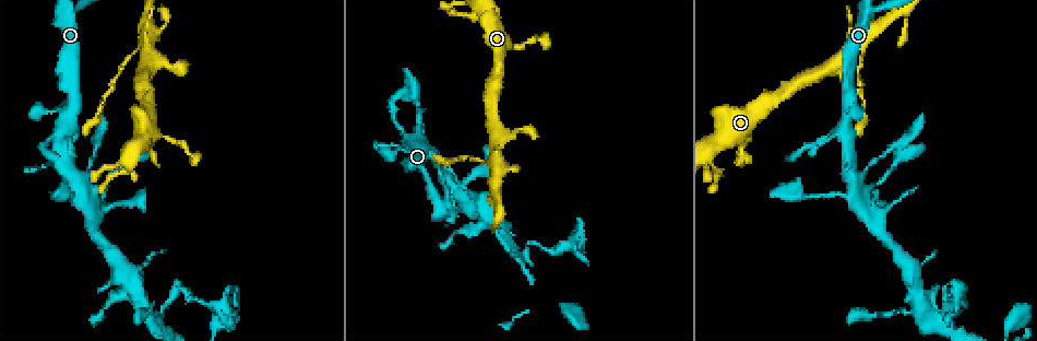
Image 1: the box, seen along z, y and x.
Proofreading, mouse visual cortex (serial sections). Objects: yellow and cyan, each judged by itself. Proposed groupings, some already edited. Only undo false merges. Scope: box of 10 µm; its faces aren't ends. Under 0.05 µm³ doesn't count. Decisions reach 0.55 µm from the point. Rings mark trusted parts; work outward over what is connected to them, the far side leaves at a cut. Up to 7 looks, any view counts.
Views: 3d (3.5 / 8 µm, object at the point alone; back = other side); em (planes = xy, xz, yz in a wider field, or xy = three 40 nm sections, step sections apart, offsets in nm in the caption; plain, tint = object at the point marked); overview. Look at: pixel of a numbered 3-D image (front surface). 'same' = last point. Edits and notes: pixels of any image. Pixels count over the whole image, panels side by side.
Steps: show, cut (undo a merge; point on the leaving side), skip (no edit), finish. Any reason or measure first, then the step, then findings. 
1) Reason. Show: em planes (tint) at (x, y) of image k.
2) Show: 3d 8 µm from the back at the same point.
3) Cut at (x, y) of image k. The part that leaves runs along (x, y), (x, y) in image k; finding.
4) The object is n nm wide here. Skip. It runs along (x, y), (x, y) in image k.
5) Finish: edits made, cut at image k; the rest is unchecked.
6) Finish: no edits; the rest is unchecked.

A fork. Show: 3d 3.5 µm at (145, 43) of image 1.

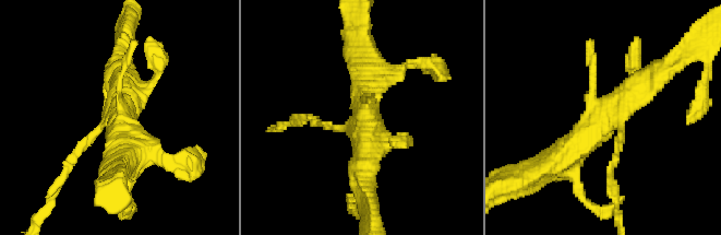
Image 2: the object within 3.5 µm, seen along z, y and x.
Show: em xy step 1 (tint) at (121, 118) of image 2.

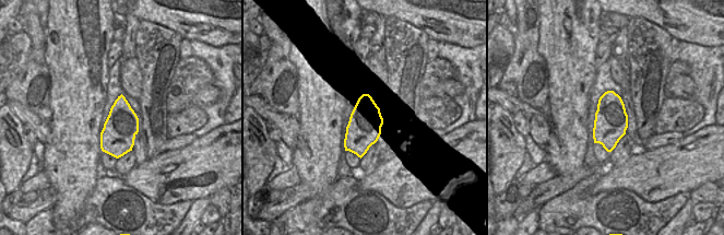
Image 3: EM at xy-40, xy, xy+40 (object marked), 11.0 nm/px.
Cut at (75, 154) of image 2. The part that leaves runs along (100, 127), (70, 157), (40, 211) in image 2; a second cell is stuck on.

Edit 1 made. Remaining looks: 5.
Four or more arms meet. Show: 3d 3.5 µm from the back at (81, 196) of image 1.

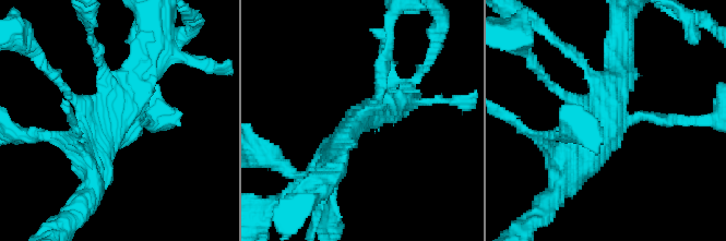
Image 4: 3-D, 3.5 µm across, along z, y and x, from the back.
Show: em xy step 2 (tint) at (365, 117) of image 4.

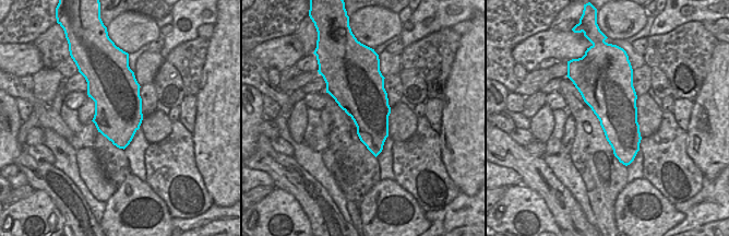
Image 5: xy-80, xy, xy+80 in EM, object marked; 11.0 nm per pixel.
Another direction. Show: em planes (tint) at the same point.

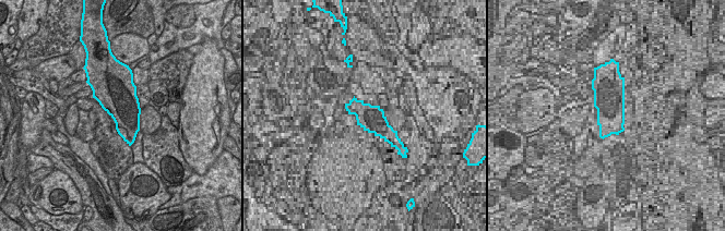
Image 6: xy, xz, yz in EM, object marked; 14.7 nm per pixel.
Skip. It runs along (150, 52), (93, 173) in image 4; continuous, no second cell.

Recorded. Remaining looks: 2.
Thin neck. Show: 3d 3.5 µm at (162, 313) of image 1.

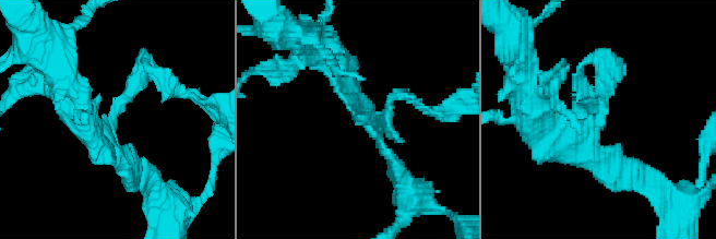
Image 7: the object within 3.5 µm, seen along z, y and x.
The arms are 250, 250 nm wide; need the tissue. Show: em xy step 3 (tint) at (600, 118) of image 7.

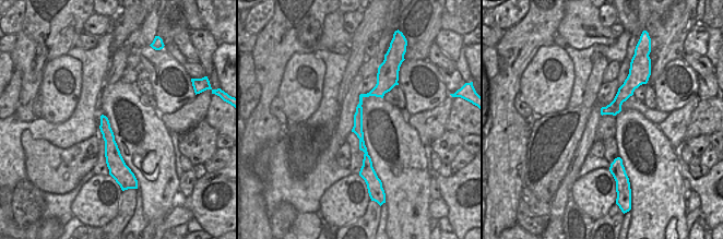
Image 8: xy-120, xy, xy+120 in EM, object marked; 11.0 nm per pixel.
Cut at (142, 73) of image 7. The part that leaves runs along (120, 103), (144, 59), (174, 86) in image 7; a second cell is stuck on.

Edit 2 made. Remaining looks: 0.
Finish: edits made, cut at image 2, cut at image 7; the rest is unchecked.

